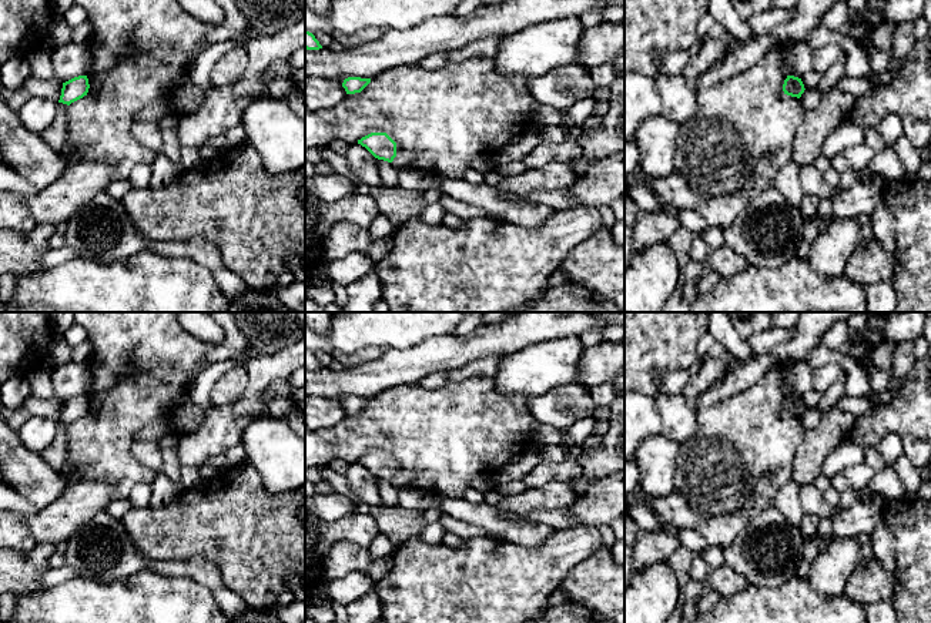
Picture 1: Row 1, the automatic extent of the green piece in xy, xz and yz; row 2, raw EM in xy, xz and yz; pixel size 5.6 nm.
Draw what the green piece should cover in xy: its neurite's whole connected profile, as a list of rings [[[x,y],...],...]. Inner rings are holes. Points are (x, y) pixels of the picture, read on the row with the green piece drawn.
[[[87,76],[74,77],[63,83],[61,96],[58,103],[70,105],[71,103],[87,96],[90,88]]]

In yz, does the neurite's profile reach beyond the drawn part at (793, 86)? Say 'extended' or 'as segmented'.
as segmented

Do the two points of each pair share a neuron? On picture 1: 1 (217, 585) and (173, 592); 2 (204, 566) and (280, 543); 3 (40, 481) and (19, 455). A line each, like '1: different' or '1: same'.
1: different
2: different
3: same

